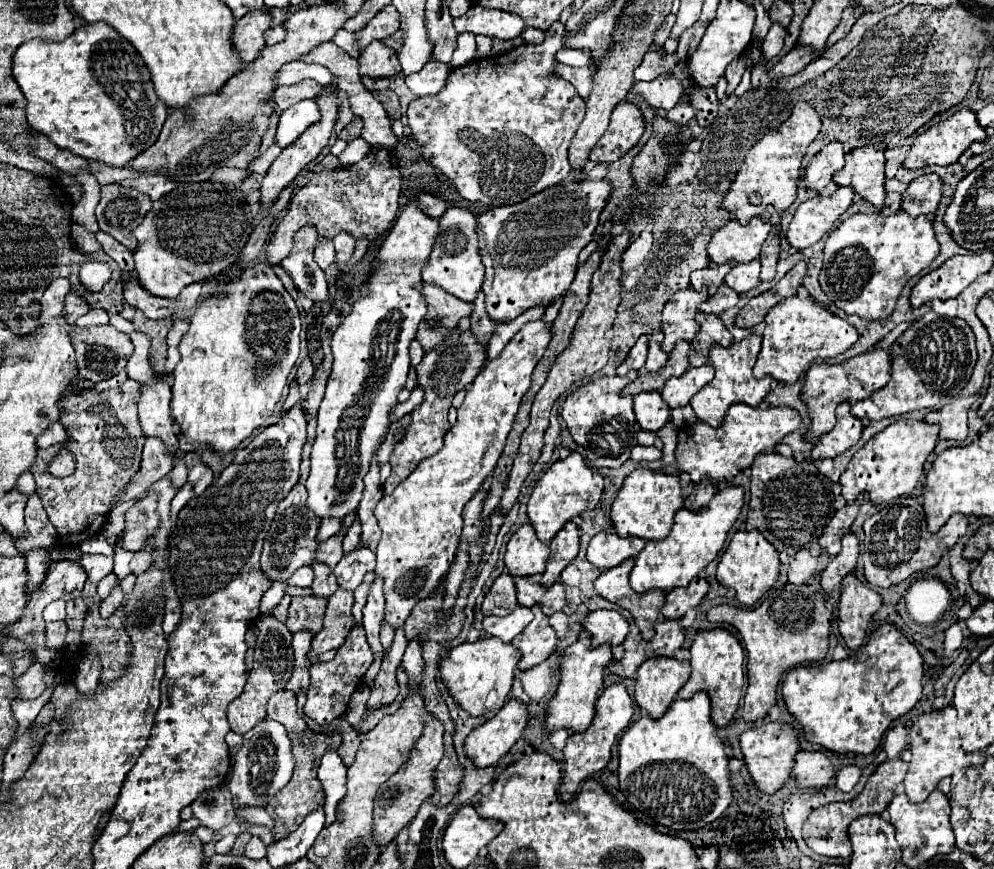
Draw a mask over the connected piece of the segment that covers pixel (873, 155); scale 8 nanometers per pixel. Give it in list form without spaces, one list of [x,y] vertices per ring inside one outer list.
[[[885,142],[873,144],[873,146],[861,146],[845,156],[845,166],[841,172],[835,172],[833,182],[837,186],[851,186],[857,194],[861,194],[865,200],[869,200],[877,210],[881,210],[885,200]]]

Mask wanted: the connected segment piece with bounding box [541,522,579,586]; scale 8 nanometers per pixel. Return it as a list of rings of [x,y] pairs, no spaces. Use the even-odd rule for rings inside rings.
[[[567,522],[549,544],[551,556],[547,560],[547,570],[543,572],[541,584],[553,586],[559,580],[561,570],[579,554],[579,528],[575,522]]]

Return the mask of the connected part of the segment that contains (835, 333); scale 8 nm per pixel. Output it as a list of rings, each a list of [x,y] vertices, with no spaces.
[[[785,298],[777,306],[769,310],[765,316],[765,332],[763,332],[763,344],[759,358],[753,366],[753,376],[763,378],[763,376],[773,376],[779,382],[797,382],[807,368],[825,358],[833,358],[841,352],[845,352],[849,346],[853,346],[859,338],[855,326],[845,322],[843,318],[831,314],[825,306],[815,302],[813,298]]]

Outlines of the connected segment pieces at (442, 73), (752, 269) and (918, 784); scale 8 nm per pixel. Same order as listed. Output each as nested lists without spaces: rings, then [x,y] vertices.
[[[427,62],[419,72],[411,74],[405,78],[407,88],[417,94],[417,96],[427,96],[427,94],[437,94],[447,78],[449,70],[447,64],[441,62]]]
[[[751,260],[747,264],[735,264],[731,272],[725,276],[725,284],[735,292],[749,292],[759,284],[759,260]]]
[[[952,704],[945,706],[943,710],[935,710],[929,714],[923,714],[917,718],[917,722],[911,726],[911,762],[907,776],[903,780],[905,794],[913,804],[923,802],[943,780],[945,776],[951,776],[957,768],[965,766],[969,762],[969,756],[975,752],[963,750],[963,742],[959,736],[959,714],[955,712],[955,706]]]

